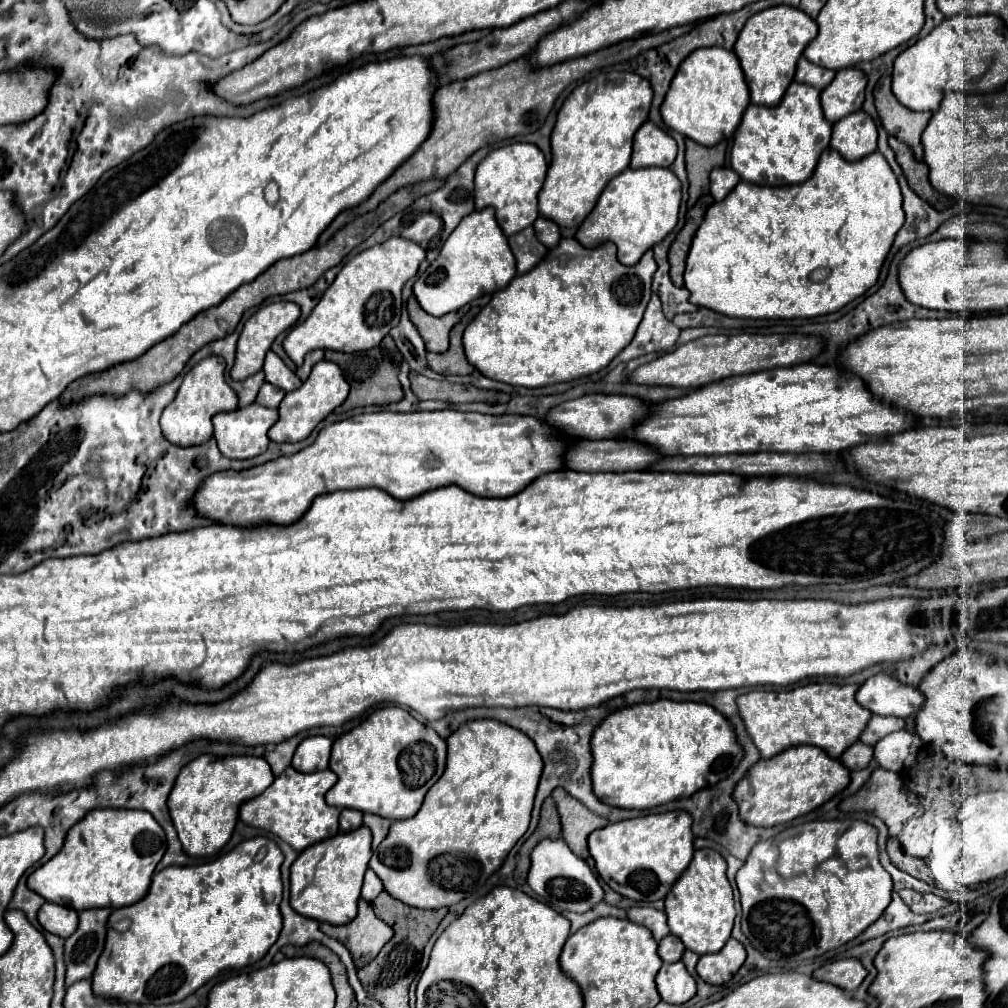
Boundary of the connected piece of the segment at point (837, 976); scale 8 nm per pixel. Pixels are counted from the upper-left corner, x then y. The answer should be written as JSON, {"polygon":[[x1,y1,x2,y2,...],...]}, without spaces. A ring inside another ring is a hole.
{"polygon":[[840,959,822,965,812,973,816,981,828,981,844,991,854,991,866,977,866,969,858,959]]}

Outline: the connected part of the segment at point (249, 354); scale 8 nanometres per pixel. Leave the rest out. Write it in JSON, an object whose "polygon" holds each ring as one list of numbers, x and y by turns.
{"polygon":[[280,301,280,303,270,303,270,305,264,305,260,307,246,323,244,323,244,329,238,337,238,347,236,347,236,363,230,371,230,377,234,381,242,381,254,373,258,373,264,365,264,355,266,351,270,349,272,341,282,333,286,331,288,327,292,327,300,317,300,309,298,305,294,303,288,303,288,301]]}

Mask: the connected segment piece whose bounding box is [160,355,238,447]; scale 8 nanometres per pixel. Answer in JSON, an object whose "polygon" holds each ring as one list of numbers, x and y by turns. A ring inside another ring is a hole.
{"polygon":[[210,355,184,375,176,399,164,409,160,417,162,435,178,447,192,447,206,443,212,437,212,417,220,411,230,411,236,407,238,407,236,393,228,387,224,379,224,359]]}

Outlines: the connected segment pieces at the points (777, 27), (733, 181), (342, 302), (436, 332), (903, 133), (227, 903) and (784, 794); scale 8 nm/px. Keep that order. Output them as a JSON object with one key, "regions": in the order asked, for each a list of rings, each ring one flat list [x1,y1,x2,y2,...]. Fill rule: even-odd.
{"regions":[[[790,5,768,7,746,21,738,41,734,43,734,53,744,71,752,103,766,107,780,103,784,91,794,79,798,59,802,57,806,45,816,37,816,33,816,21,810,19,802,9]],[[716,167,710,173,710,193,716,201,722,201,736,185,740,177,730,167]],[[392,237,354,255,338,273,334,283,324,291,310,317,296,325,284,339,286,355,302,365,306,353,314,349,334,349,342,353,358,353,376,347,392,327,400,321,402,285,416,275,426,253,420,245]],[[410,297,406,309,408,309,410,321,416,325,418,333,422,335,422,339,426,343,426,349,428,351,434,351,434,353,444,353,448,349,450,329,458,323,458,317,463,317,460,315,466,314,469,306,467,304,460,308,457,311,457,315,456,313,448,313,444,317,432,317,426,311,420,309,420,305,418,305,418,301,414,297]],[[888,75,876,83,874,99,876,99,876,111,882,119,884,129,890,135,904,141,912,149,914,157,920,161,920,157,924,153,922,143,920,143,920,135,922,135,924,127,928,125,932,113,930,111,916,113,916,111,910,111,904,105,900,105,898,99,894,97,892,89,890,89,890,77]],[[254,837,242,841,214,861,188,867,170,865,168,869,158,871,142,901,112,911,108,923,120,919,130,919,132,923,124,933,110,929,90,981,94,995,118,997,120,1003,170,1005,182,1001,224,969,242,969,260,961,276,943,282,929,282,915,278,909,282,899,282,861,284,855,272,839]],[[798,745,778,753,772,759,760,759,736,785,734,799,738,799,740,813,746,823,776,827,818,809,836,793,844,791,848,783,850,771,838,759,828,757,818,747]]]}

